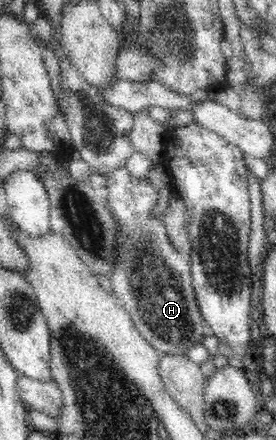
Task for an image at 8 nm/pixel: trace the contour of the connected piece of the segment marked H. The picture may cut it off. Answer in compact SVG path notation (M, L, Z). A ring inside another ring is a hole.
M123 163L107 170L104 177L105 190L99 190L104 194L103 204L117 226L117 236L114 238L114 263L107 274L113 289L112 298L121 309L129 313L139 334L160 354L185 356L193 346L203 345L203 340L210 330L194 292L190 260L173 246L167 234L164 218L155 216L155 210L161 202L161 190L155 184L151 184L147 176L133 176Z

